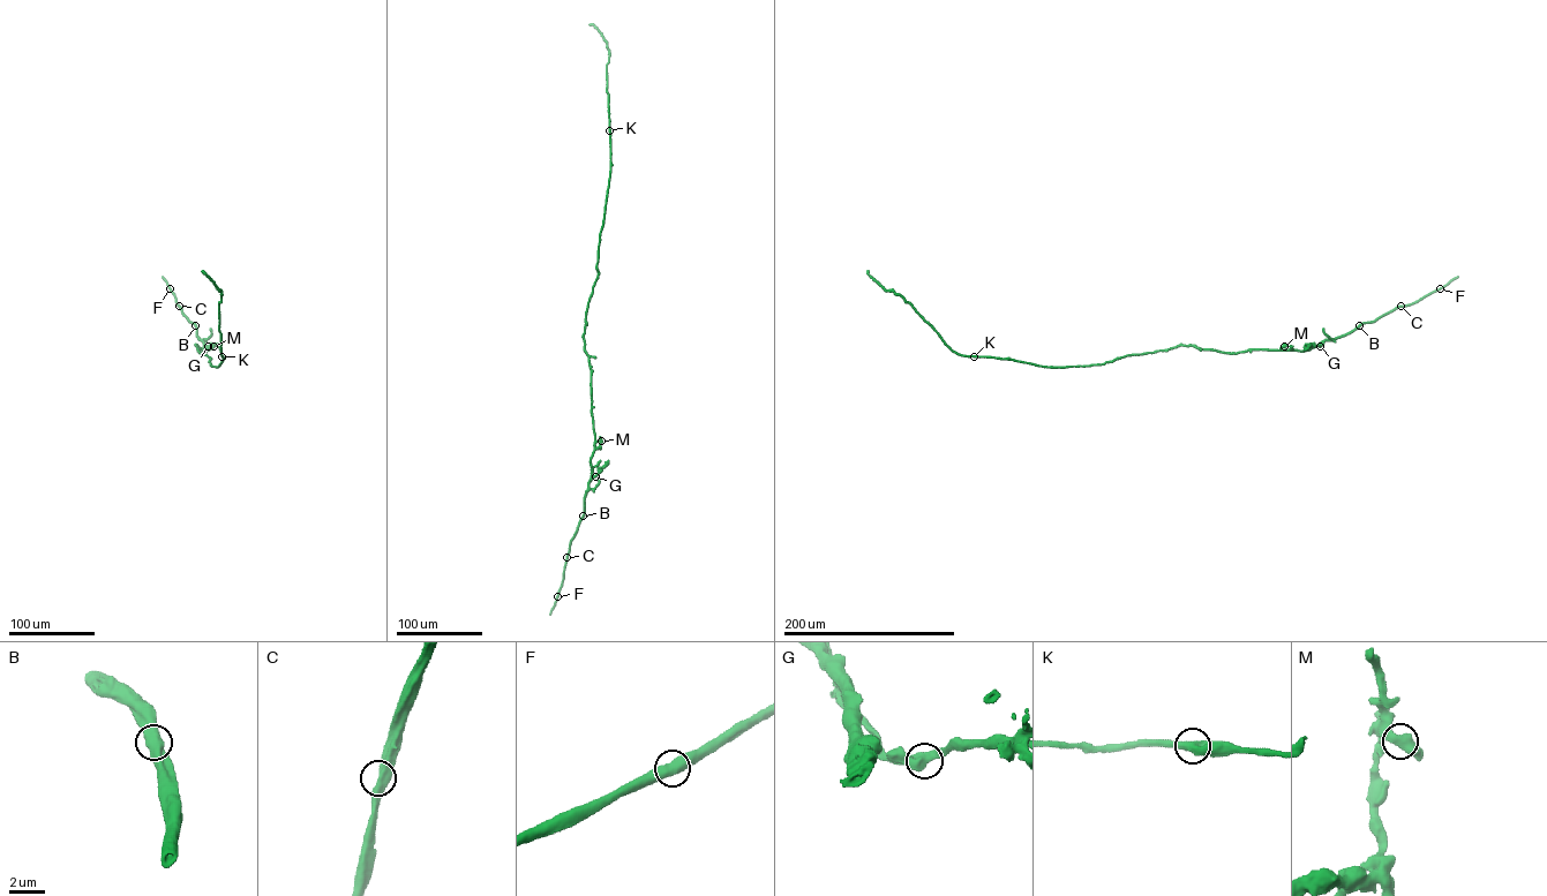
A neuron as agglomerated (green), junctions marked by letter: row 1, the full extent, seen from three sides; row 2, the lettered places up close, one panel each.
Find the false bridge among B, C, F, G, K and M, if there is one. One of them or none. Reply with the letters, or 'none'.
none

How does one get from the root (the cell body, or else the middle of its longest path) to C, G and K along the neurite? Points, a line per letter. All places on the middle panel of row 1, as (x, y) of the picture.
C: (586, 311), (583, 339), (591, 370), (595, 442), (584, 514), (567, 557)
G: (586, 311), (583, 339), (591, 370), (595, 439), (591, 480), (595, 476)
K: (586, 311), (598, 273), (600, 234), (610, 167), (609, 130)

